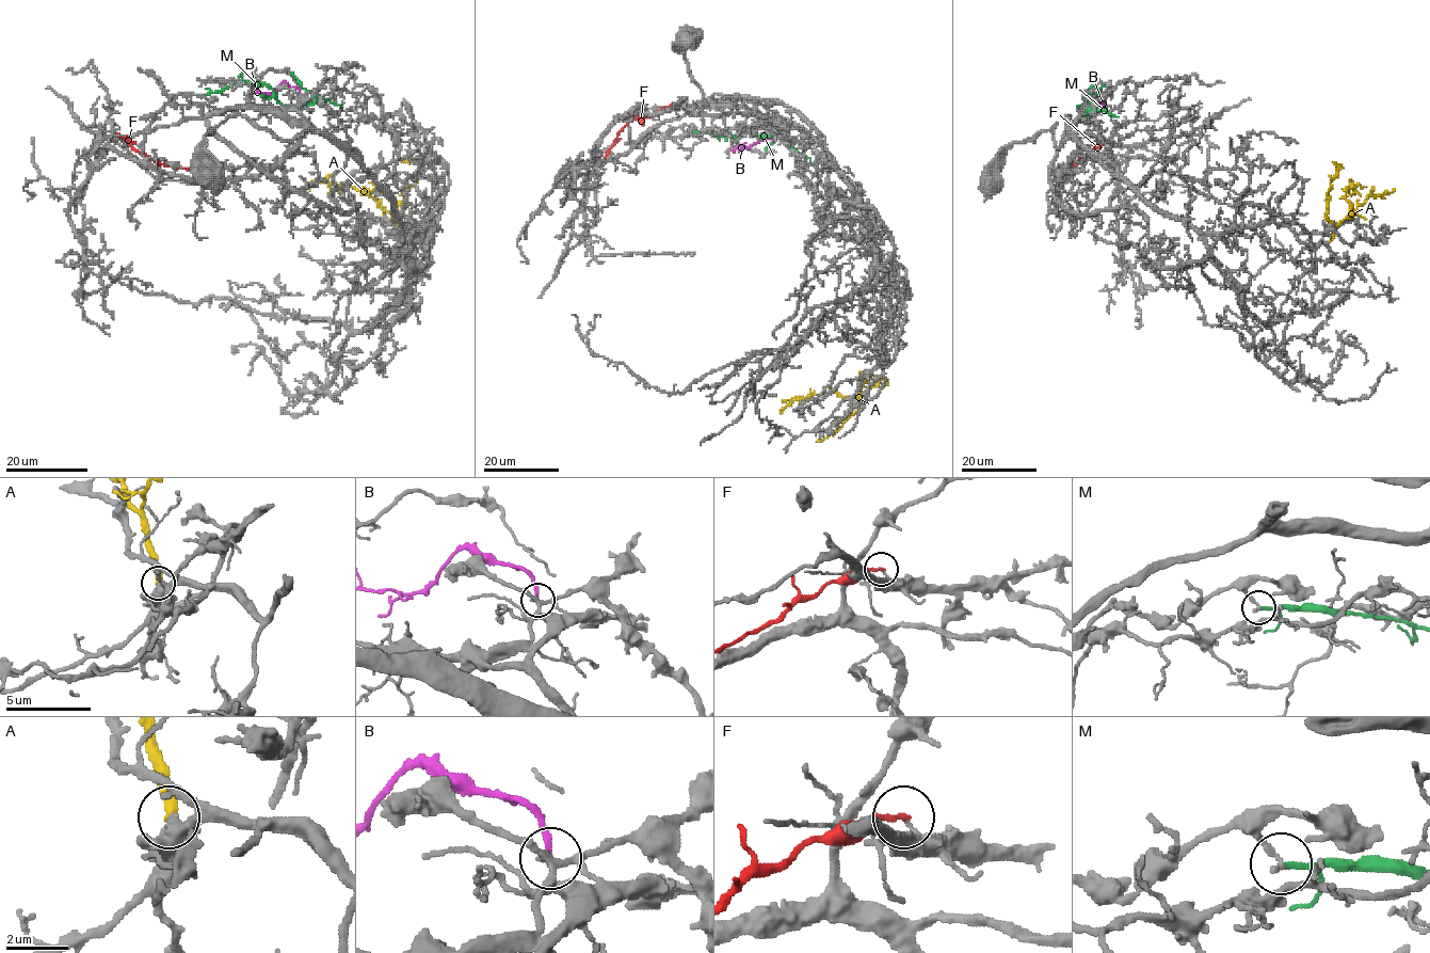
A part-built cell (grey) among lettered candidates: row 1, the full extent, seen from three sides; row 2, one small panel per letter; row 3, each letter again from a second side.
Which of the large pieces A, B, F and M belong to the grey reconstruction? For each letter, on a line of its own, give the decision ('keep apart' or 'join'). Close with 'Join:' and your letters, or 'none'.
A: keep apart
B: keep apart
F: keep apart
M: keep apart
Join: none

